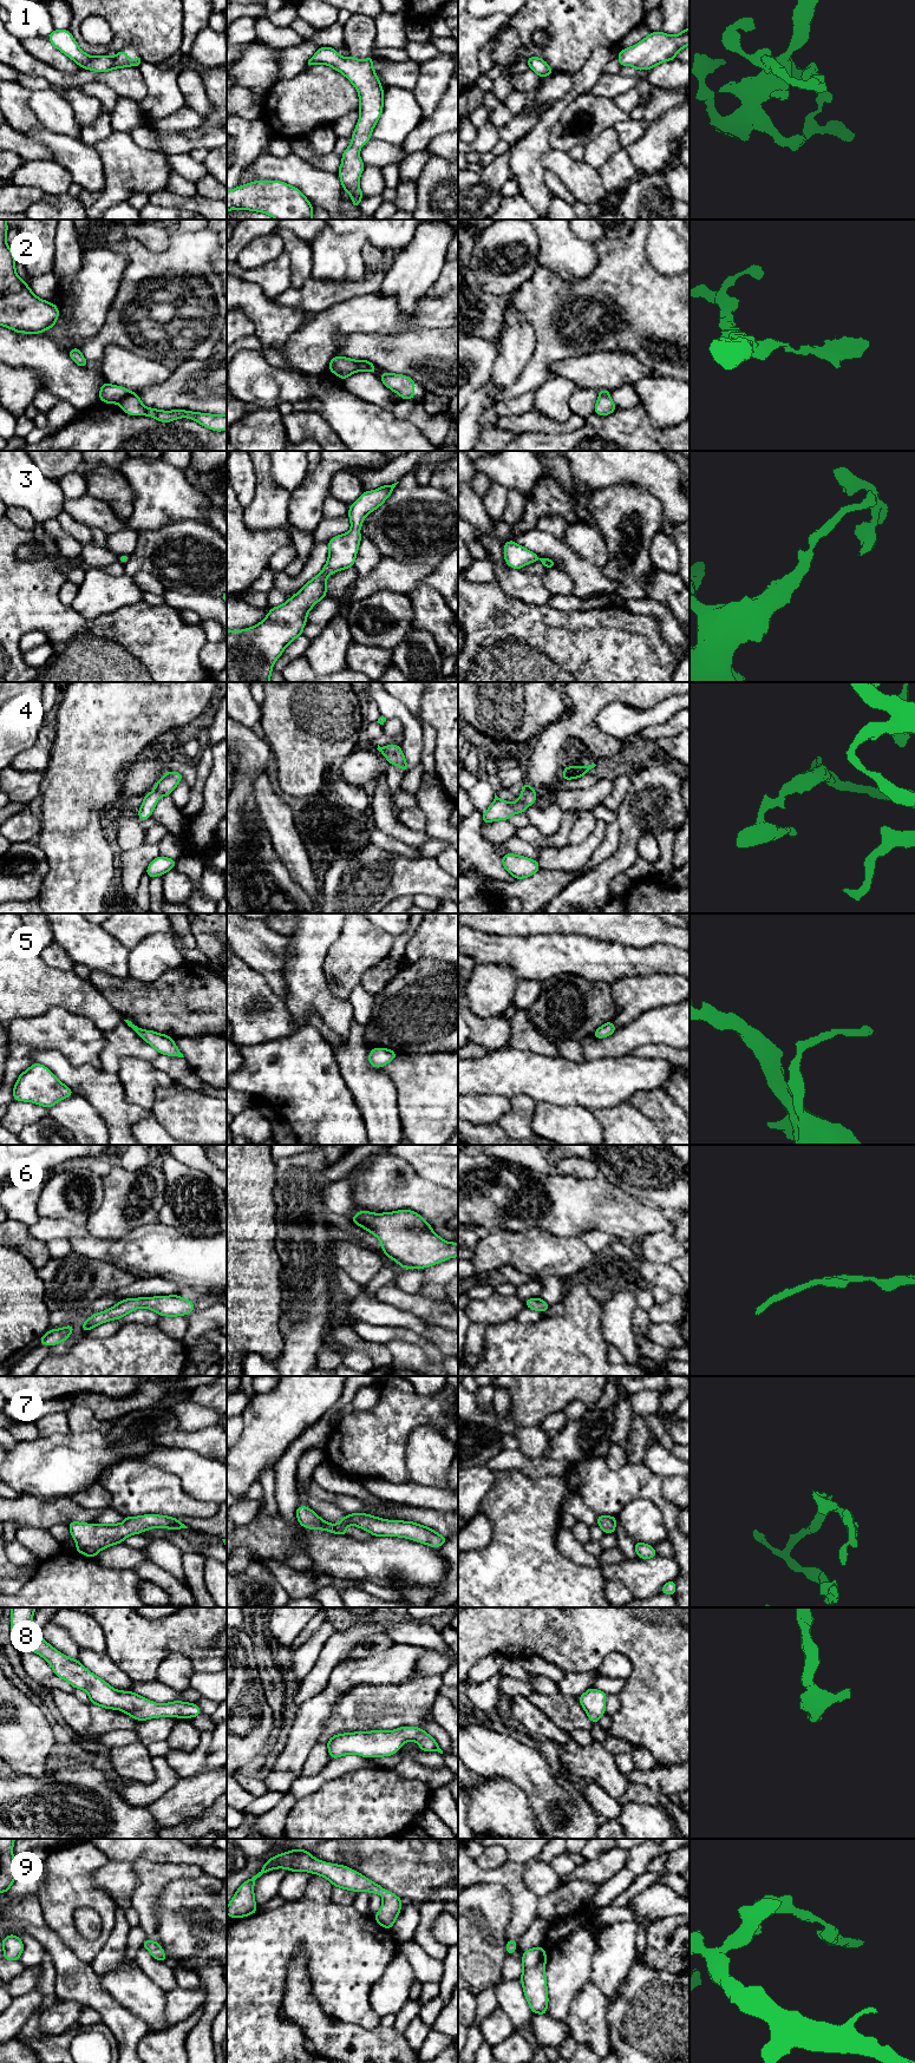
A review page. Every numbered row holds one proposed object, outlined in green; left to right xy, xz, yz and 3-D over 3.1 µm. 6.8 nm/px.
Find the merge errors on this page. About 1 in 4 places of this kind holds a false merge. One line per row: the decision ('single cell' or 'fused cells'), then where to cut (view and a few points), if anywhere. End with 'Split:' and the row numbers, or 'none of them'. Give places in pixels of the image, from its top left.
1: single cell; cut none
2: fused cells; cut xy (134, 393), (123, 397), (118, 401)
3: single cell; cut none
4: single cell; cut none
5: single cell; cut none
6: single cell; cut none
7: single cell; cut none
8: single cell; cut none
9: single cell; cut none
Split: 2

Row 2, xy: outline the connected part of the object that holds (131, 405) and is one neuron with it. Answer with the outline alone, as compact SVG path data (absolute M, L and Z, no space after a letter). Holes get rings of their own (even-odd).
M137 393L128 395L119 401L119 407L130 415L149 415L162 423L170 423L178 418L189 418L209 430L221 432L227 430L227 414L208 414L184 410L161 411L143 405Z

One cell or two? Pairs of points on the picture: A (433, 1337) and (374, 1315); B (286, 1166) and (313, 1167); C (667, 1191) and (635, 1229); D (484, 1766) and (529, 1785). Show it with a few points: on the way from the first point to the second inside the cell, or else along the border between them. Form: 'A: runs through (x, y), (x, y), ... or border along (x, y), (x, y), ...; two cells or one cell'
A: runs through (419, 1325), (412, 1321), (389, 1315); one cell
B: runs through (293, 1167), (306, 1167); one cell
C: border along (629, 1193), (662, 1211); two cells
D: runs through (495, 1766), (510, 1766), (518, 1774); one cell

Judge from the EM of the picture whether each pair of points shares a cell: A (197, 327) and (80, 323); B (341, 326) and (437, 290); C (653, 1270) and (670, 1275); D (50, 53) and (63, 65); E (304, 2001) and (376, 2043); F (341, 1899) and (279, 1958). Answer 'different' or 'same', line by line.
A: different
B: different
C: same
D: same
E: same
F: different

